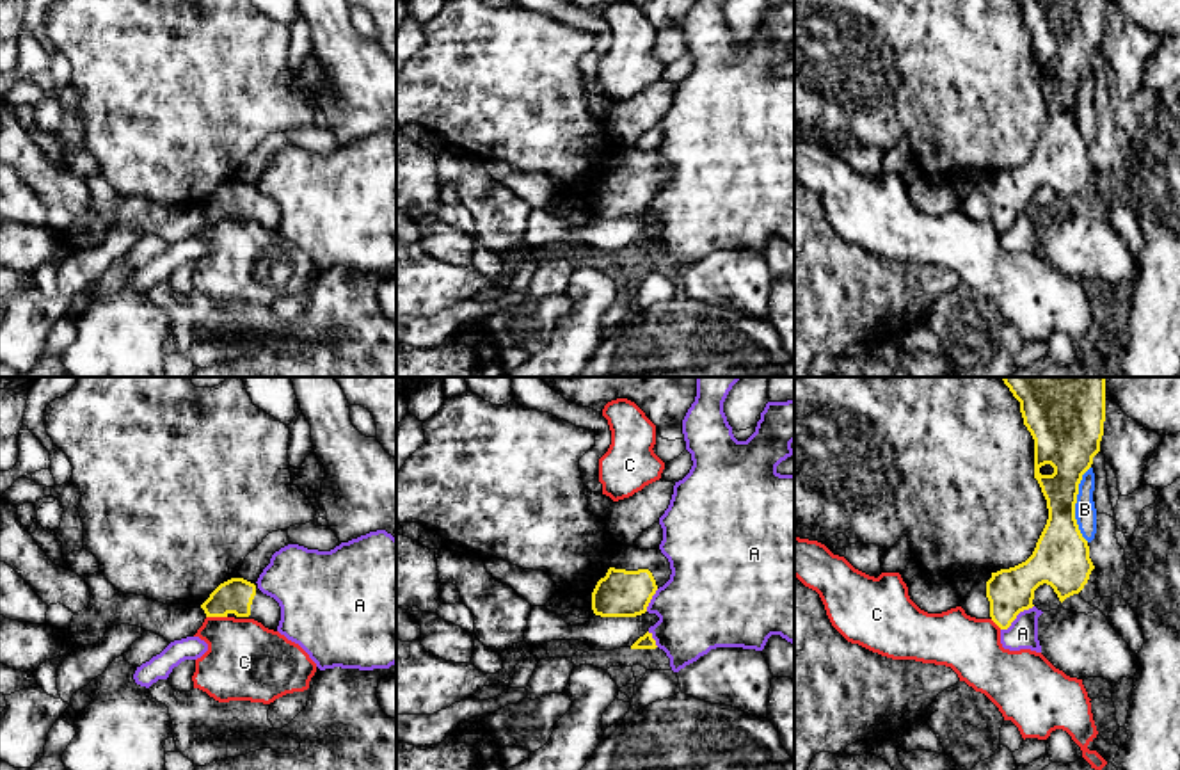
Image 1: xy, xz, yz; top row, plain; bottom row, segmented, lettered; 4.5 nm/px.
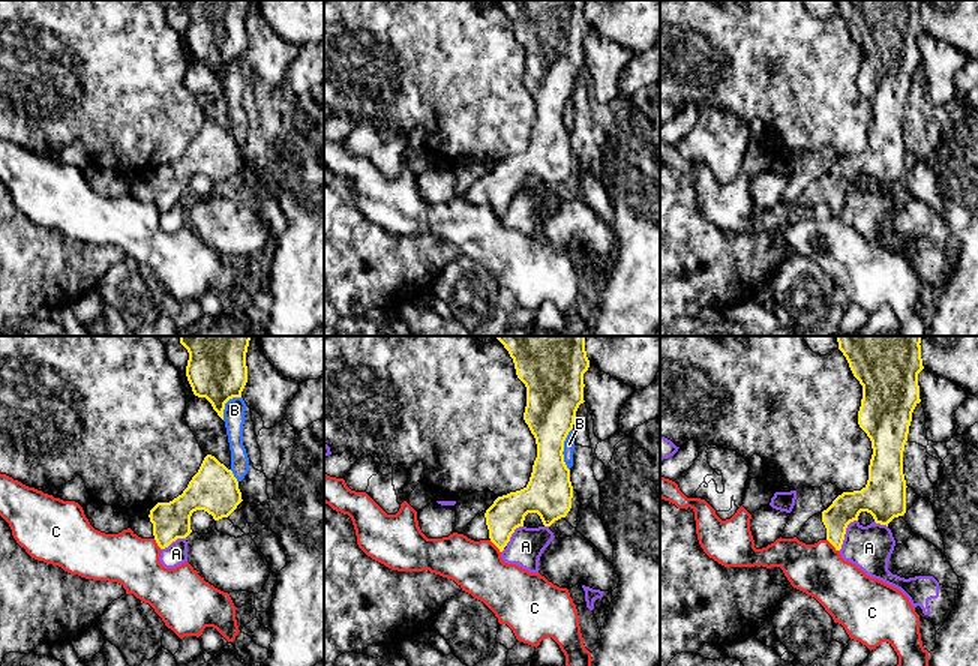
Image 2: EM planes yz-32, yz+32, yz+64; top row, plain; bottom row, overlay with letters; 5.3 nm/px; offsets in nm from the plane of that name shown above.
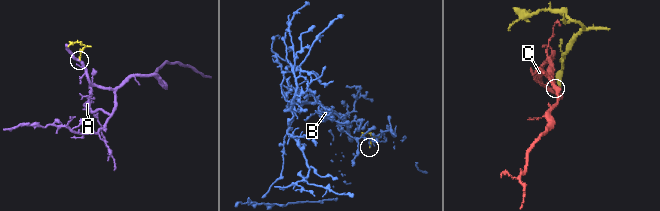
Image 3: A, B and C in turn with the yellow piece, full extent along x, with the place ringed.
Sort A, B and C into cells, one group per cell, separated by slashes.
A / B / C

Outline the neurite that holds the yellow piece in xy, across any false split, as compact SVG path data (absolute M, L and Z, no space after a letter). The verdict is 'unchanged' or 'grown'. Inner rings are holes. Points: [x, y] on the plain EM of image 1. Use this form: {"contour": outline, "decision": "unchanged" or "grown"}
{"contour": "M240 176L224 181L201 210L206 219L254 221L274 233L281 222L279 205L263 196L256 183L247 183Z", "decision": "grown"}

